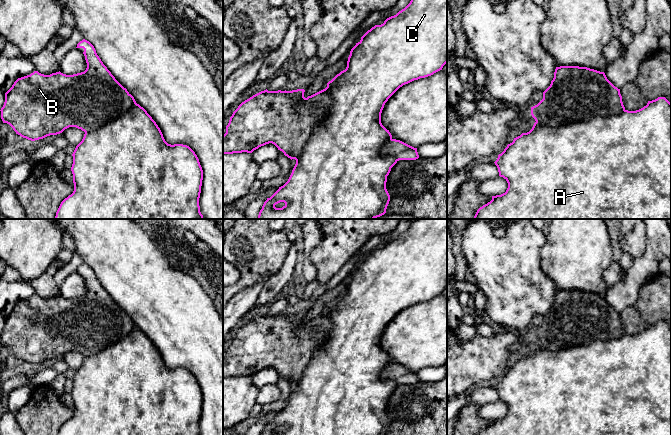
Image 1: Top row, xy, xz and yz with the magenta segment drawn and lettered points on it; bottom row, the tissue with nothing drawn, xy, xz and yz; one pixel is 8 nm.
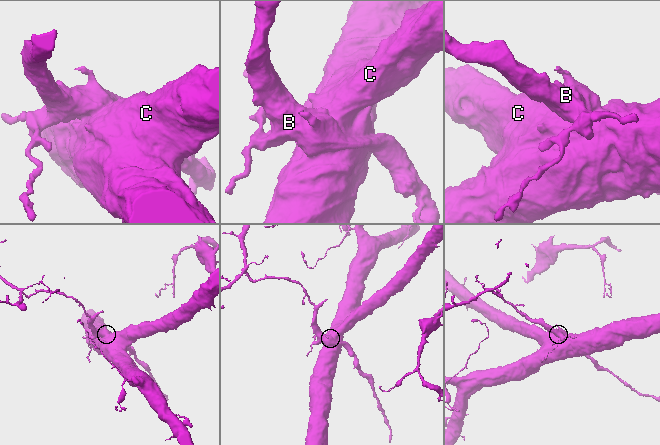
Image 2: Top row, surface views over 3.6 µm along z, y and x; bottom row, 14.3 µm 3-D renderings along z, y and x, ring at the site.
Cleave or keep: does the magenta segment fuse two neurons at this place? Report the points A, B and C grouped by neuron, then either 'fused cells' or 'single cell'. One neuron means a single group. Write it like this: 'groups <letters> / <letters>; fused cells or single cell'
groups A C / B; fused cells

